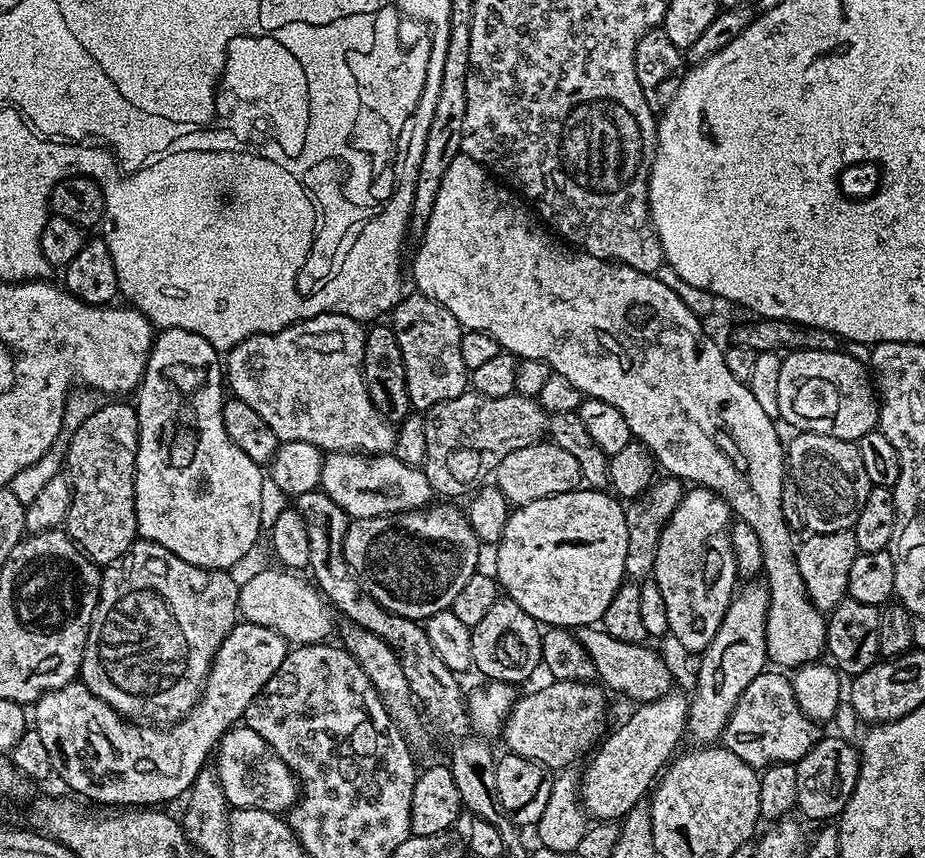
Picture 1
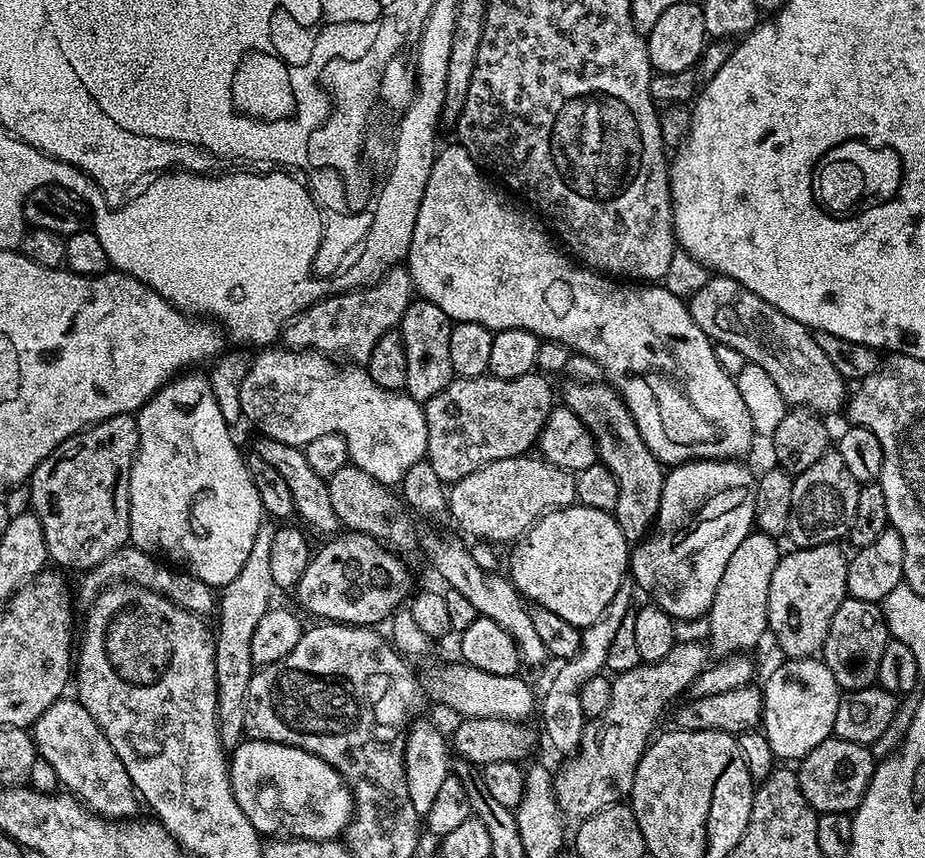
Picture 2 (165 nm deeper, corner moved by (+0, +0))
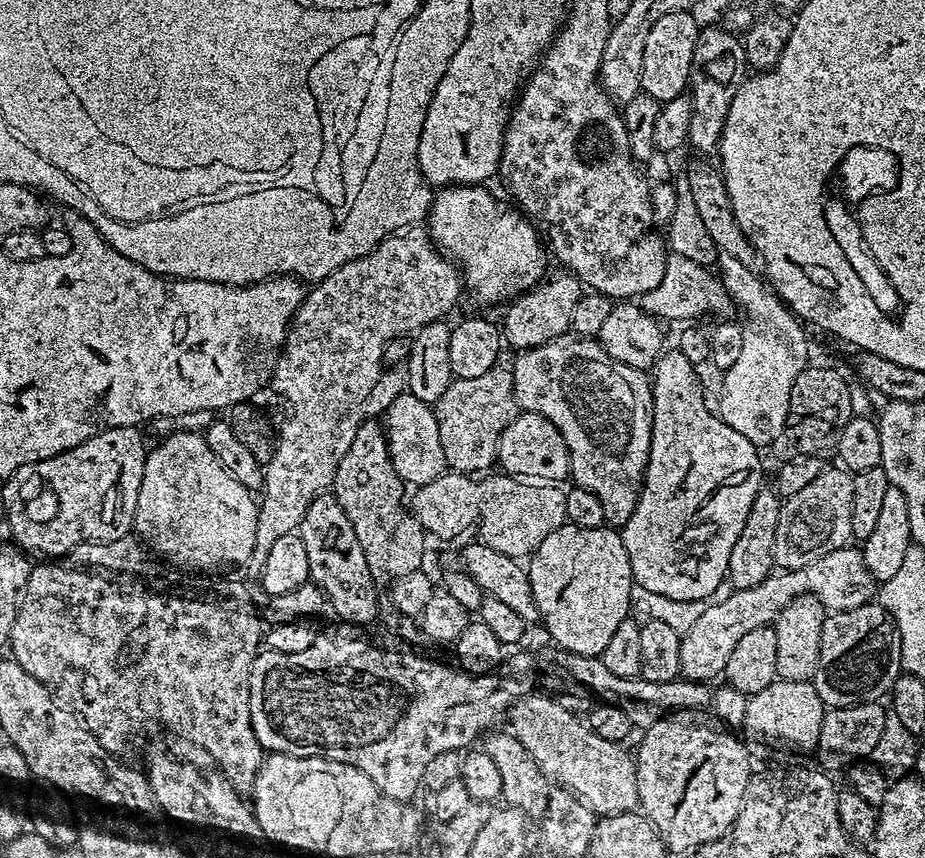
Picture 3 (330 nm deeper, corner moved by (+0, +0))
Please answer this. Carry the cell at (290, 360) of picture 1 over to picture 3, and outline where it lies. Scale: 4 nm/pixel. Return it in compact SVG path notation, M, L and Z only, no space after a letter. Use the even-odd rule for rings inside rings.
M405 391L394 399L383 415L382 427L388 438L388 449L392 455L394 470L405 485L424 485L446 472L442 438L438 438L438 422L433 405L419 401L409 391Z

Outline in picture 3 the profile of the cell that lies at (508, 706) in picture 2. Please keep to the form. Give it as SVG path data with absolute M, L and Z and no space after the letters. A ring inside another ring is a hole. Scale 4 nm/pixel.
M548 694L536 695L520 697L508 709L507 719L510 724L512 720L512 735L530 750L530 758L538 762L542 774L553 785L574 793L597 817L637 811L640 799L633 753L627 752L623 743L598 738L598 734L594 734L577 713L566 710L559 699Z

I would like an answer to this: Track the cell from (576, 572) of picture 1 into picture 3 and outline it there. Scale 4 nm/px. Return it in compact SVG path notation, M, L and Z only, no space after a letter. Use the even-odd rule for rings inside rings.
M565 523L554 534L546 534L526 564L532 597L548 636L572 656L600 656L618 625L629 619L630 590L634 583L630 558L615 527L579 528Z

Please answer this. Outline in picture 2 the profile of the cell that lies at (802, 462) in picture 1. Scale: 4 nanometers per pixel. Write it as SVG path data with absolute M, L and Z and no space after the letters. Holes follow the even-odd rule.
M829 450L810 470L799 473L792 482L792 513L787 539L793 540L796 548L810 548L819 544L834 544L843 541L854 522L854 510L858 507L860 485L856 483L854 474L846 470L846 462L842 462L839 451Z

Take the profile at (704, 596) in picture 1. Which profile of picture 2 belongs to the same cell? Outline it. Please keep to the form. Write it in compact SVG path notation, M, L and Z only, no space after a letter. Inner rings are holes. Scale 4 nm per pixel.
M691 460L688 464L677 464L665 475L664 485L662 486L662 502L656 515L656 523L652 525L647 536L639 541L630 552L630 576L637 589L645 588L649 592L651 603L656 604L666 614L670 614L675 621L694 620L700 617L707 617L708 611L712 609L714 594L718 590L718 582L722 582L722 574L726 570L727 563L733 557L734 550L741 545L742 540L753 531L756 523L754 514L754 502L756 501L756 481L757 473L751 472L744 465L744 462L735 460Z

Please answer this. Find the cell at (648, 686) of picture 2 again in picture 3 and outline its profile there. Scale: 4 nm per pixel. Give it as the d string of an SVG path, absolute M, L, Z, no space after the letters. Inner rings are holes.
M845 546L838 550L830 550L830 554L822 554L822 558L818 558L818 562L810 562L810 566L773 571L762 582L758 582L758 586L729 591L730 594L725 600L717 599L715 602L709 603L702 610L702 614L699 615L694 626L681 635L682 662L680 663L680 676L685 680L712 682L715 676L719 677L723 673L726 662L730 662L730 654L734 654L734 646L738 646L738 642L749 630L769 627L775 621L777 614L791 600L796 600L799 596L812 596L829 613L854 610L863 604L873 603L878 592L877 581L872 579L870 570L866 570L863 551L859 547L852 547L856 546Z

